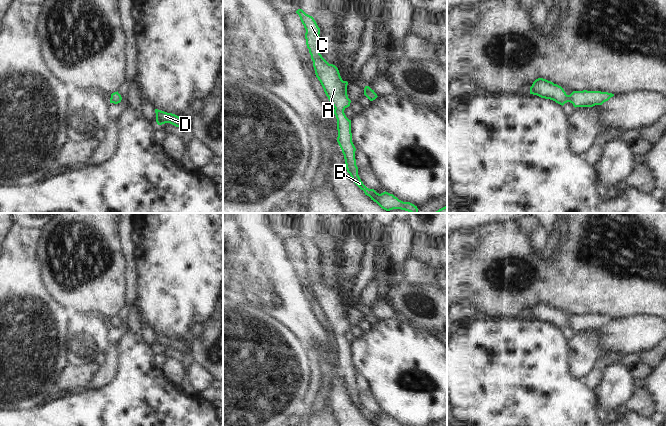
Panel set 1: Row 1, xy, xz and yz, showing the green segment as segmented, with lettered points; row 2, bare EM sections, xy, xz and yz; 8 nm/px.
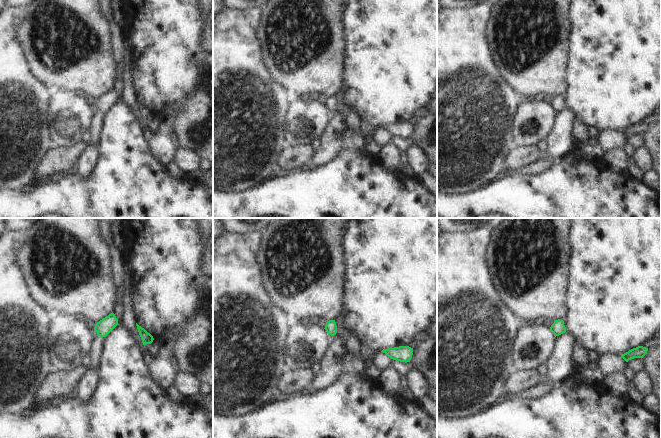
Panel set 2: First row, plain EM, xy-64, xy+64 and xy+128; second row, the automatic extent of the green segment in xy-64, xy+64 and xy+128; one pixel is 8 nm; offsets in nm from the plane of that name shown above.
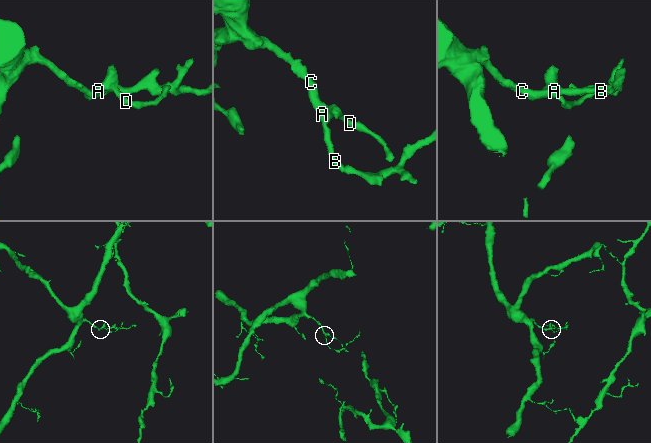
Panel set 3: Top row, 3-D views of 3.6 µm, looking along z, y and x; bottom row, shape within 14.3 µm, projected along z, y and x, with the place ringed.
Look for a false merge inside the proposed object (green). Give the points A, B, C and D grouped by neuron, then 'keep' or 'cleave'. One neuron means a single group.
A B C D | keep

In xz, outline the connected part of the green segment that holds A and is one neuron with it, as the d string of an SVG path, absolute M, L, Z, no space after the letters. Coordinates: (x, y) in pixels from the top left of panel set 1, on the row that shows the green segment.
M298 9L296 13L299 15L306 30L306 45L313 61L316 77L320 81L330 103L335 108L334 114L337 119L338 130L337 142L344 155L347 172L353 182L364 191L365 195L369 196L371 200L386 211L401 209L410 213L418 213L418 208L414 204L403 202L386 191L379 194L374 189L367 188L361 181L355 159L356 148L352 142L351 120L344 113L344 110L351 103L347 95L348 82L343 81L338 68L333 64L329 64L320 54L320 28L314 18L306 14L302 9Z

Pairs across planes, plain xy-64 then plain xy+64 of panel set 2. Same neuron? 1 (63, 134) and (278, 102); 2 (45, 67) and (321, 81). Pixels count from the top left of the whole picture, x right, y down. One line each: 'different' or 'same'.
1: different
2: same

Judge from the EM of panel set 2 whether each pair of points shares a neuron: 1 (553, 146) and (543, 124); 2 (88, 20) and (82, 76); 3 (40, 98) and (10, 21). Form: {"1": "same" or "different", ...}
{"1": "different", "2": "same", "3": "same"}

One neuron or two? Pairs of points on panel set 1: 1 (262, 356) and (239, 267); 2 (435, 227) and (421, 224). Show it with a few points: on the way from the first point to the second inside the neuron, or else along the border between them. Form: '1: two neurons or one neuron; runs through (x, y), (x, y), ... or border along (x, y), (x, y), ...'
1: two neurons; border along (233, 300), (257, 306), (269, 315)
2: one neuron; runs through (432, 224), (424, 224)

